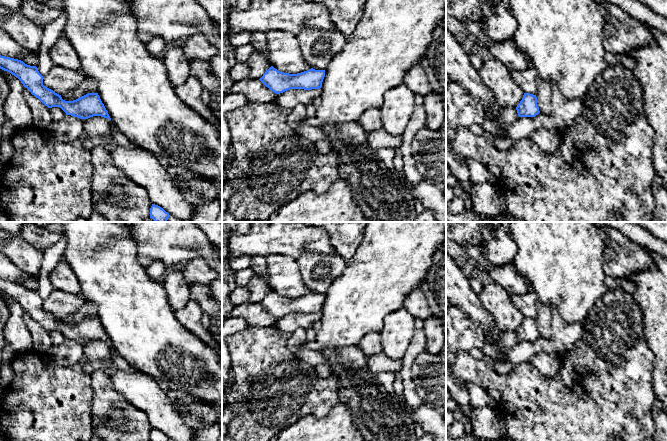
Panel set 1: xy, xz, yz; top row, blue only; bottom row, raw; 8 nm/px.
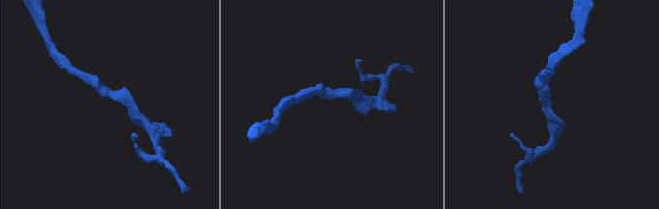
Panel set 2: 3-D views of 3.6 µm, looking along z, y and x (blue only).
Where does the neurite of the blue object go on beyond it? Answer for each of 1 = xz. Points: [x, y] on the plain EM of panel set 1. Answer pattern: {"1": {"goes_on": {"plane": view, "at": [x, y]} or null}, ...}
{"1": {"goes_on": null}}

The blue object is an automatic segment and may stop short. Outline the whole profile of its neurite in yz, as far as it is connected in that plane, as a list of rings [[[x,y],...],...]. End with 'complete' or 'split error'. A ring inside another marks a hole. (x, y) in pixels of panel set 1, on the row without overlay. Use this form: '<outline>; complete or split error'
[[[524,317],[520,327],[516,331],[519,341],[535,341],[540,337],[536,319]]]; complete

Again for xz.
[[[271,290],[259,304],[271,315],[280,318],[290,313],[319,313],[322,311],[324,301],[325,294],[311,292],[301,297],[289,298]]]; complete

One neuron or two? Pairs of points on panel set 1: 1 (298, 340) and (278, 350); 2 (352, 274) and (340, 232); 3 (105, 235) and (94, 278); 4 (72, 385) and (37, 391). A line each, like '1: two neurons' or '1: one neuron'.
1: two neurons
2: two neurons
3: one neuron
4: one neuron

